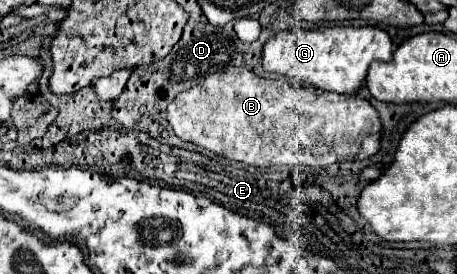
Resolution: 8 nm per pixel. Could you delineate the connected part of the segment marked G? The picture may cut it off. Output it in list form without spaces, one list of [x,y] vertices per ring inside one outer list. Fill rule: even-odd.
[[[327,27],[307,31],[279,31],[263,45],[261,65],[265,71],[299,79],[323,91],[353,95],[365,75],[371,61],[391,61],[393,57],[391,37],[377,27]]]

